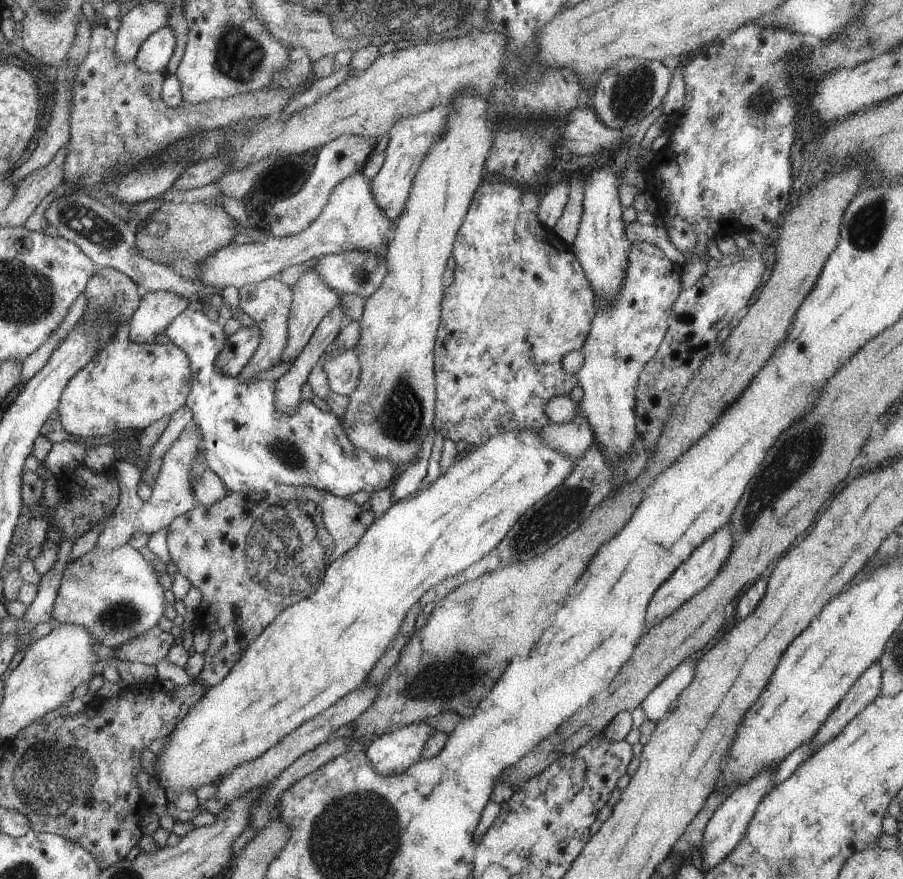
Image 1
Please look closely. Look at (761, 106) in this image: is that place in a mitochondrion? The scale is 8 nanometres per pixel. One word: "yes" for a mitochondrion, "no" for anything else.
yes

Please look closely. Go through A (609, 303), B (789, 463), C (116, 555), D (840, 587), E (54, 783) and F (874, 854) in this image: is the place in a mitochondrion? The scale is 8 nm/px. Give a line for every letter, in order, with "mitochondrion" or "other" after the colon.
A: other
B: mitochondrion
C: other
D: other
E: mitochondrion
F: other

